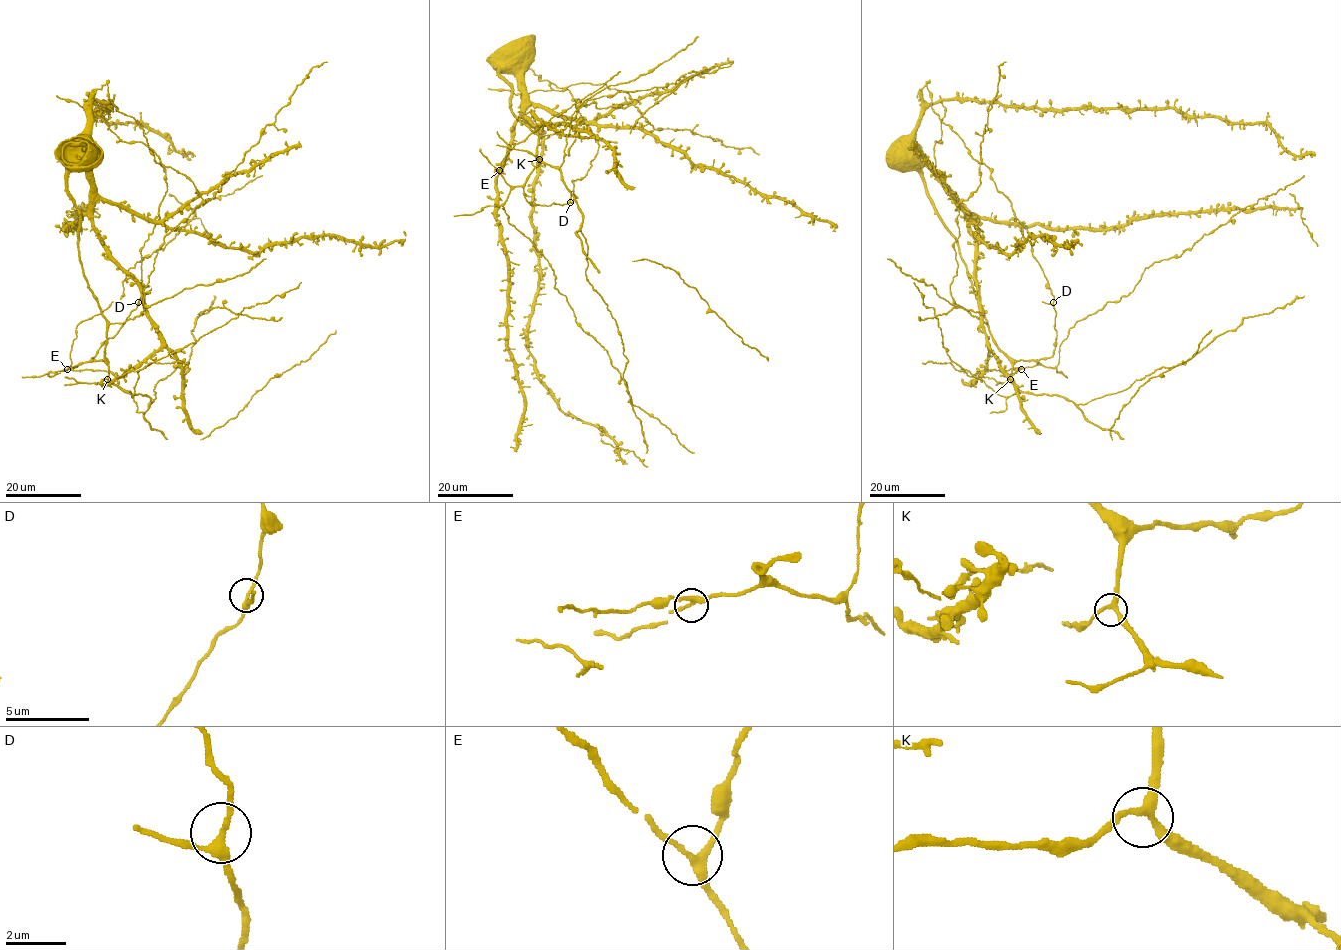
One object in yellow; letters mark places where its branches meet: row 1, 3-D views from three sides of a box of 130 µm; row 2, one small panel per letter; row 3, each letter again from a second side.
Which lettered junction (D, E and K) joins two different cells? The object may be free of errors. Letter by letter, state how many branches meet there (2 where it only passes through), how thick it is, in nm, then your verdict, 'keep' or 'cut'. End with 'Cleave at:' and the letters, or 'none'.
D: branches 3; calibre 240 nm; keep
E: branches 3; calibre 240 nm; keep
K: branches 3; calibre 240 nm; keep
Cleave at: none

